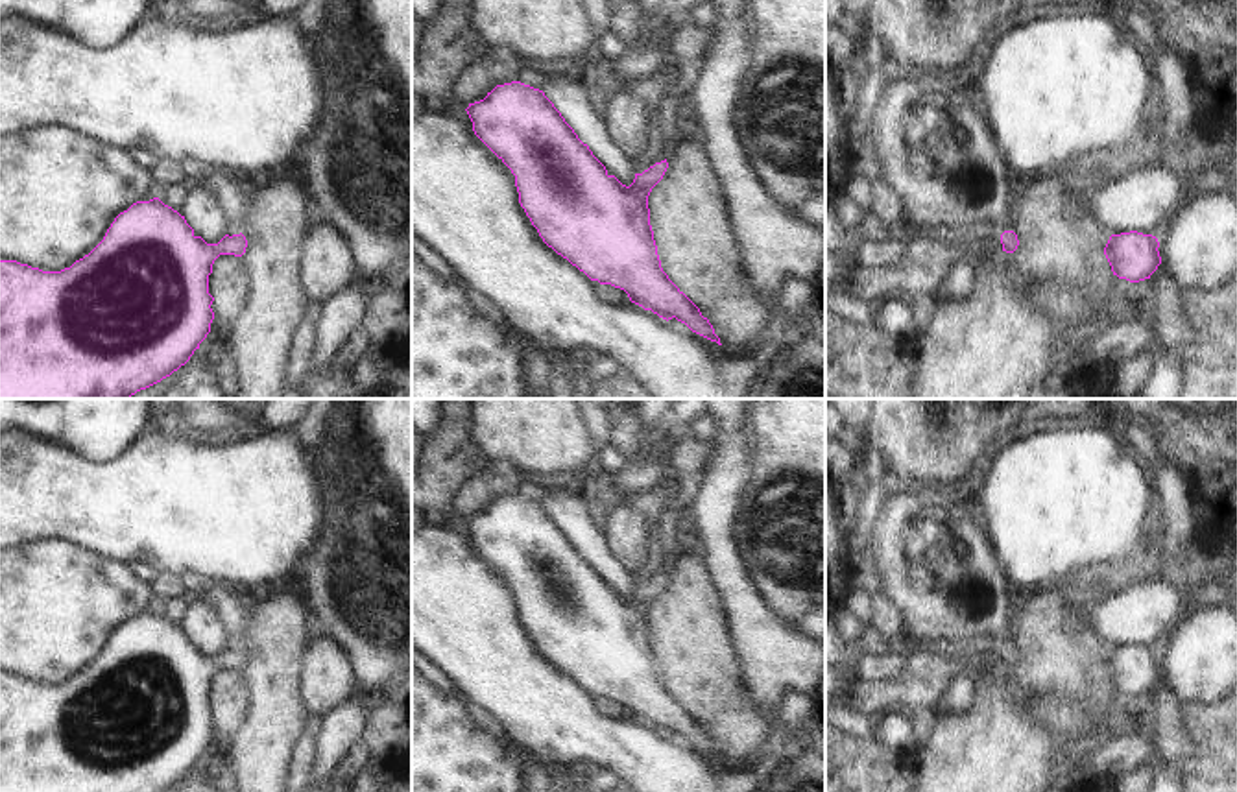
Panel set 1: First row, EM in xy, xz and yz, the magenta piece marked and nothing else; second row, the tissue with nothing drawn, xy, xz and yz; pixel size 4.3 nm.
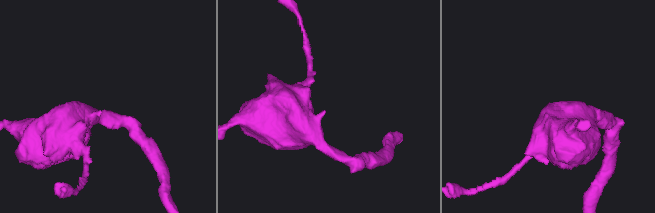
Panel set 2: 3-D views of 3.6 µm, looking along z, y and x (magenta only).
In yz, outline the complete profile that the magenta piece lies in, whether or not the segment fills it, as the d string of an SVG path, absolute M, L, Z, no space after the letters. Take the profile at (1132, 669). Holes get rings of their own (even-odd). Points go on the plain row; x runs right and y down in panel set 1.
M1137 644L1111 648L1104 668L1111 679L1113 689L1130 696L1150 692L1161 678L1159 655L1152 648Z

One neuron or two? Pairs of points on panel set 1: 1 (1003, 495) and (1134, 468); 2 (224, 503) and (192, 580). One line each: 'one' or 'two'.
1: one
2: two

